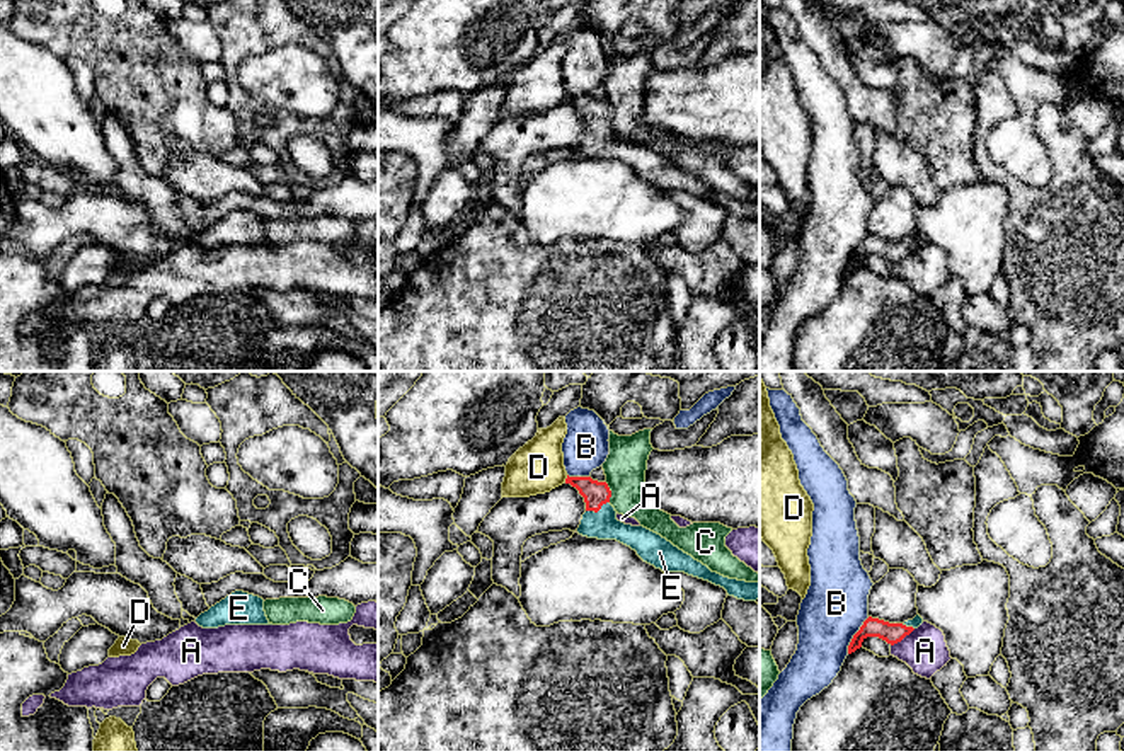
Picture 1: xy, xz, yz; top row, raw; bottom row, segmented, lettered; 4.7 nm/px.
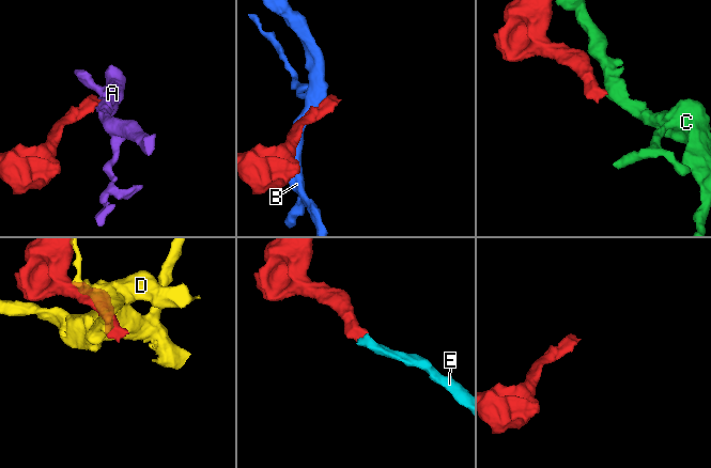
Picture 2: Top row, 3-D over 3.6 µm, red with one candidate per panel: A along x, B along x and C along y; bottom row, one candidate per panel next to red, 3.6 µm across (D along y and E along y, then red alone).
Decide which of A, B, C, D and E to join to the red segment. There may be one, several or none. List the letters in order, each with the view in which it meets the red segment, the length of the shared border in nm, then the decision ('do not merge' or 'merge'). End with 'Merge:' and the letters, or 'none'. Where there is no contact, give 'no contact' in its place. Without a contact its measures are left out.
A: yz | 150 nm | do not merge
B: yz | 200 nm | do not merge
C: xz | 100 nm | do not merge
D: xz | 40 nm | do not merge
E: xz | 120 nm | merge
Merge: E

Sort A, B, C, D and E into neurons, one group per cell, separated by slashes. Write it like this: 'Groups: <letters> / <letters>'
Groups: A / B / C / D / E

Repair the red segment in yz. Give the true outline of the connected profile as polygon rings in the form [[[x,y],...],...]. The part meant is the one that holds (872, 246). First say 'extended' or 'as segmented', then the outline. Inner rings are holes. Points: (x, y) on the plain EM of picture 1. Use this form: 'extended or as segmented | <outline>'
extended | [[[916,233],[913,238],[908,238],[904,242],[889,242],[889,240],[869,235],[860,245],[860,249],[853,254],[848,264],[848,272],[860,267],[862,261],[867,255],[879,255],[887,262],[894,264],[901,261],[906,254],[909,254],[915,247],[918,247],[921,242],[923,242],[923,237],[920,233]]]

